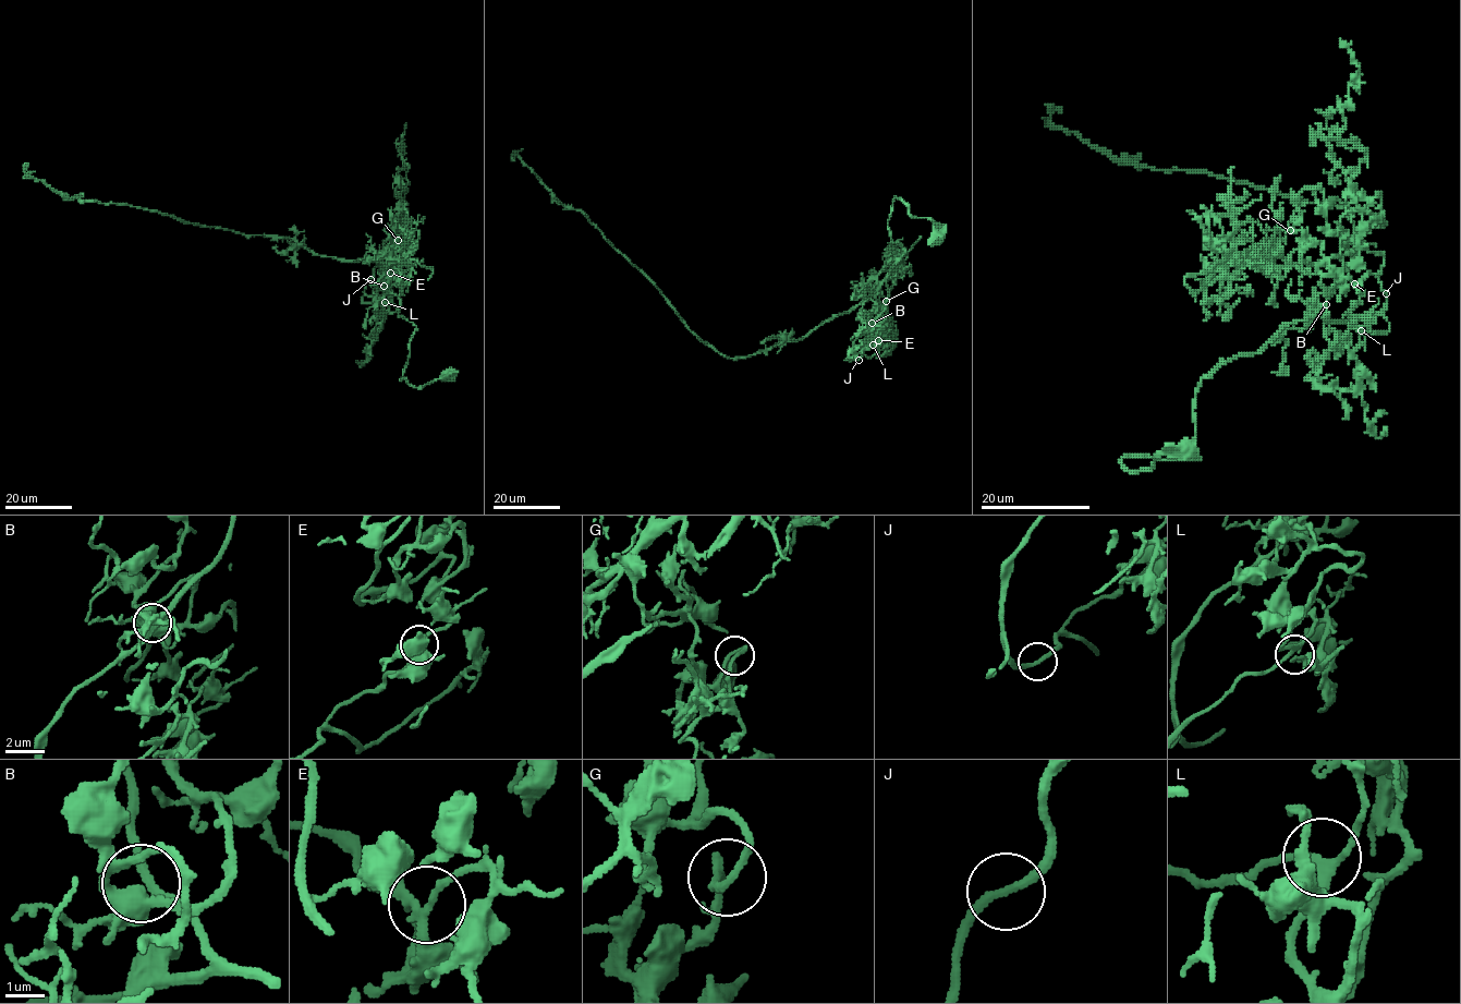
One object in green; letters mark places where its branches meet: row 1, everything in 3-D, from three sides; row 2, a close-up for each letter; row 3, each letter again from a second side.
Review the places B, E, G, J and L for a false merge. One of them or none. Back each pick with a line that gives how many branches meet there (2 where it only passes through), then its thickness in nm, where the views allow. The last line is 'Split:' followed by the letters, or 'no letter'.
G: branches 2; calibre 160 nm
Split: G

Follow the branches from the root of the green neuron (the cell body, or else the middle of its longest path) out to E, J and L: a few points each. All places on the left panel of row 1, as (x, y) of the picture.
E: (449, 374), (419, 388), (400, 380), (416, 327), (398, 315), (397, 294), (364, 292), (377, 266), (391, 273)
J: (449, 374), (419, 388), (405, 378), (400, 380), (416, 327), (398, 315), (397, 294), (364, 292), (369, 279)
L: (449, 374), (419, 388), (400, 380), (416, 327), (398, 315), (397, 294), (381, 298), (393, 313), (385, 302)

